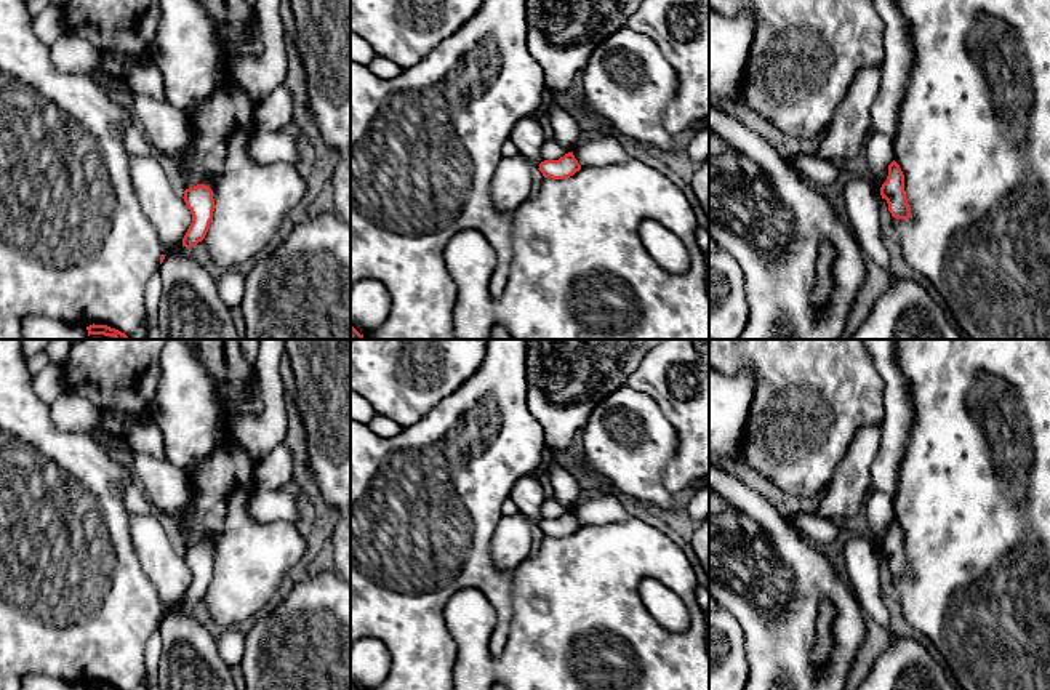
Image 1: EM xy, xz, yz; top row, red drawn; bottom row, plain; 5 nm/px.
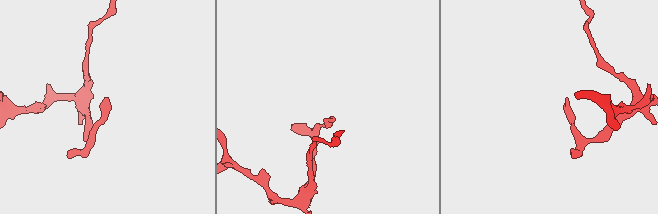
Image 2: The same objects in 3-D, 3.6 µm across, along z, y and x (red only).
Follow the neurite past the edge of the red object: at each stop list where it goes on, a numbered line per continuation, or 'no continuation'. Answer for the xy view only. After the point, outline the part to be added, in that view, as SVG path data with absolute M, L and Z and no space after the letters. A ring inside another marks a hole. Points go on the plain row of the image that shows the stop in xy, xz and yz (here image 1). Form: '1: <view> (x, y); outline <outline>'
no continuation

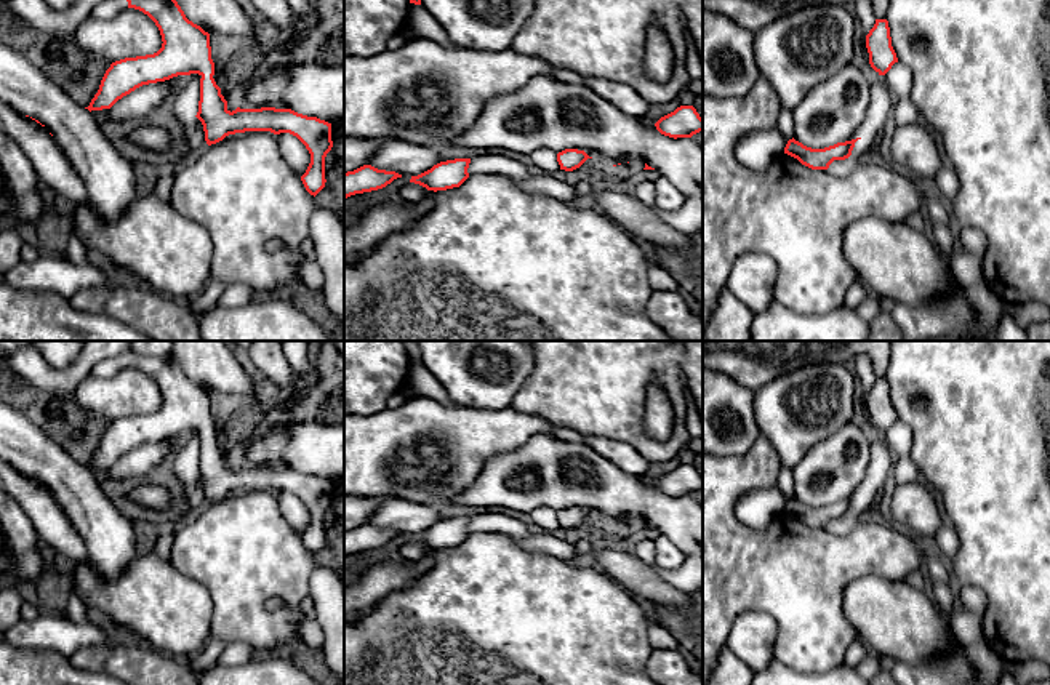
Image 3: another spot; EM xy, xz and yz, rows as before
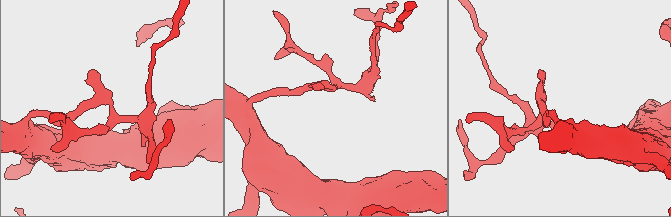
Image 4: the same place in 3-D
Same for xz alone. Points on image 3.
no continuation

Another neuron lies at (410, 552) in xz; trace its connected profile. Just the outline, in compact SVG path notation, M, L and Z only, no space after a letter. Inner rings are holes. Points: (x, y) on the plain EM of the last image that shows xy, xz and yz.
M407 541L400 547L402 562L416 563L421 560L421 557L426 554L426 551L427 551L426 546L415 543L415 541Z

